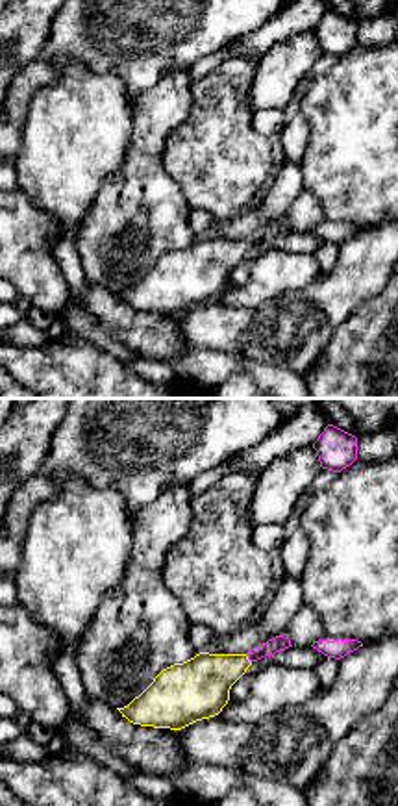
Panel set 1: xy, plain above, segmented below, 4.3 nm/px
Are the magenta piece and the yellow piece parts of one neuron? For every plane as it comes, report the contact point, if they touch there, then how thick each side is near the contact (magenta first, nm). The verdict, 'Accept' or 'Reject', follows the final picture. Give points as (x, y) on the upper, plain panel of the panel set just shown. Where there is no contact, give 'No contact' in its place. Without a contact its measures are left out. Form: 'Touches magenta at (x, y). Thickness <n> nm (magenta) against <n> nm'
Touches magenta at (248, 243). Thickness 70 nm (magenta) against 260 nm

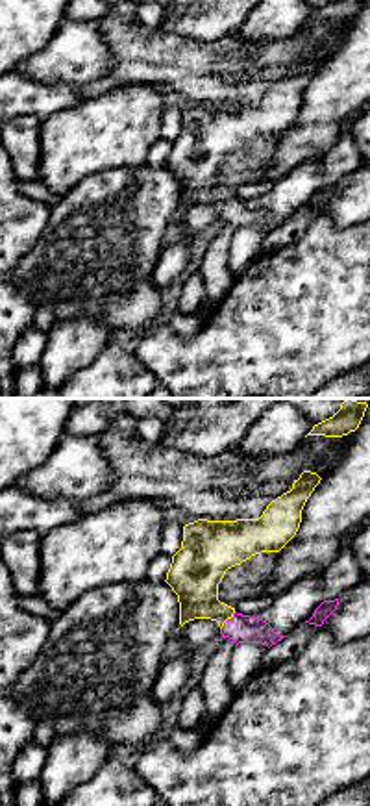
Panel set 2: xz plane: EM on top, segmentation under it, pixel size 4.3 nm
Touches magenta at (226, 206). Thickness 130 nm (magenta) against 220 nm

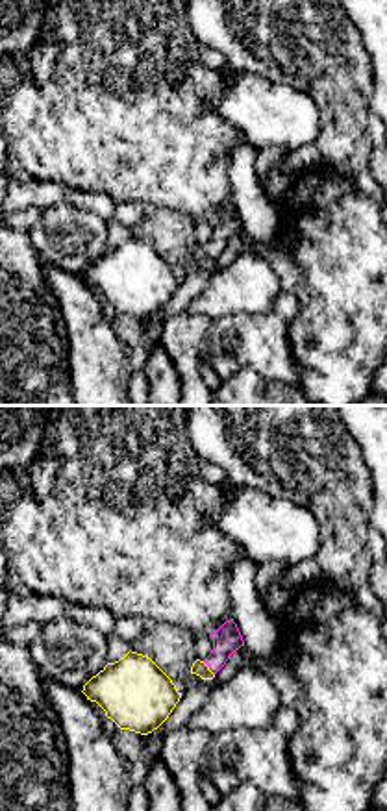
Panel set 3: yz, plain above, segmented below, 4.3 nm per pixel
Touches magenta at (210, 254). Thickness 120 nm (magenta) against 70 nm

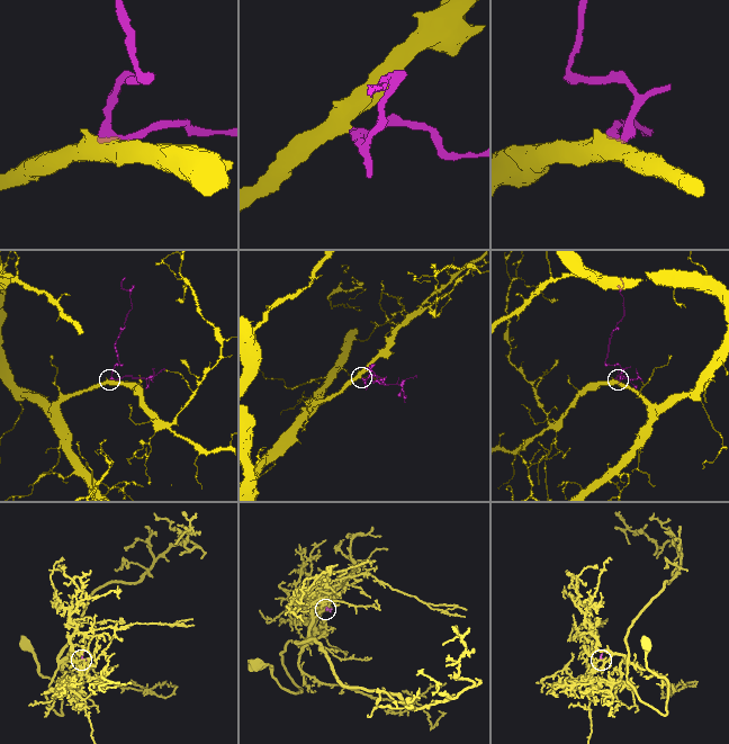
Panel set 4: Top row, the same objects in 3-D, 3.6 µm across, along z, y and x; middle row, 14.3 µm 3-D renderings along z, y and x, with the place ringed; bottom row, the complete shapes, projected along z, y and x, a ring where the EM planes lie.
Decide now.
Accept

